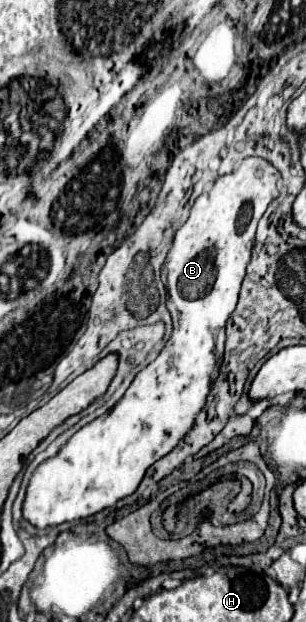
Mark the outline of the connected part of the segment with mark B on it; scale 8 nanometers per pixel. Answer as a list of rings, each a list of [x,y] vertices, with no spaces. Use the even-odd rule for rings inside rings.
[[[248,156],[238,164],[238,168],[232,174],[218,176],[212,188],[196,198],[190,210],[190,218],[176,232],[174,244],[162,266],[162,272],[166,274],[168,308],[174,320],[174,332],[170,340],[166,342],[164,350],[158,354],[158,358],[136,374],[136,378],[132,380],[124,396],[118,400],[118,404],[110,412],[82,426],[60,448],[56,456],[44,460],[34,470],[34,474],[28,480],[26,498],[22,504],[22,514],[32,526],[36,528],[58,526],[68,520],[88,518],[108,506],[114,506],[124,496],[132,494],[138,488],[140,480],[144,478],[144,472],[156,460],[172,452],[176,444],[180,442],[180,438],[184,438],[184,434],[192,430],[198,412],[204,408],[212,382],[218,376],[218,370],[224,358],[226,322],[236,308],[240,284],[246,274],[246,266],[250,262],[250,254],[254,246],[256,224],[266,212],[268,204],[278,194],[278,180],[280,180],[278,168],[274,168],[264,158]]]

